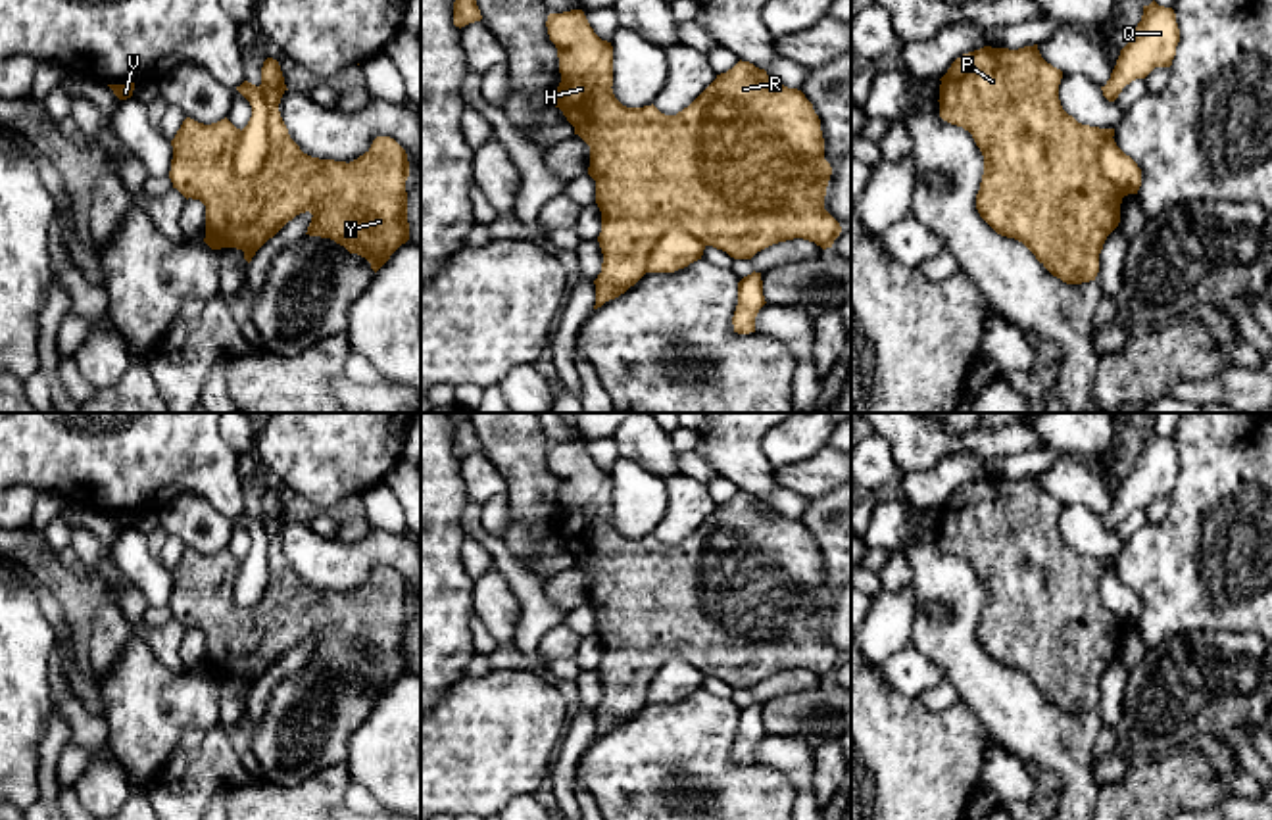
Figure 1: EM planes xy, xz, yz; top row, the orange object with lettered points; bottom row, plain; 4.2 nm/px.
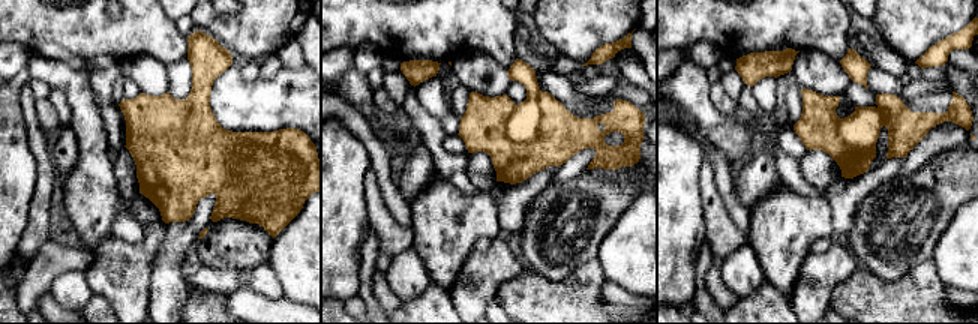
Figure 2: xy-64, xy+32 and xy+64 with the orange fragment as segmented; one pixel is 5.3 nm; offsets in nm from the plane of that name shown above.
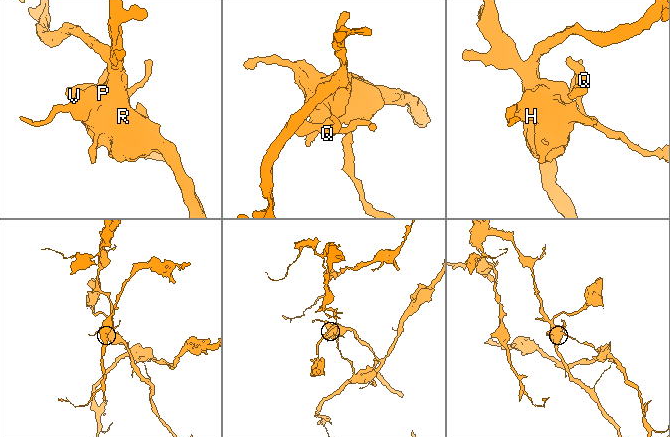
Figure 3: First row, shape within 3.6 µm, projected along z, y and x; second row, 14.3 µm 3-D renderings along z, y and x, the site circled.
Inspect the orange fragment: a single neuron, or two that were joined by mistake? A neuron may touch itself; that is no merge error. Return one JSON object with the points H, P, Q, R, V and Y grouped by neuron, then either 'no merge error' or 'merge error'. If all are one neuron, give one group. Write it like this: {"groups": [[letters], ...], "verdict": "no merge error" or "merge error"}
{"groups": [["H", "P", "R", "Y"], ["Q", "V"]], "verdict": "merge error"}

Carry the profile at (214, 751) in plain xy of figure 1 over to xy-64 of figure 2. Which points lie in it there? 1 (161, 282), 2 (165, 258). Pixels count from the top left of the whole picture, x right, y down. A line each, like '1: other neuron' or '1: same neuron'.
1: other neuron
2: other neuron

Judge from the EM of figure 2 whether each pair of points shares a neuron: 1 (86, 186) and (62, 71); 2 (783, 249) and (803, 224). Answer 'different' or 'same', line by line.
1: same
2: same

